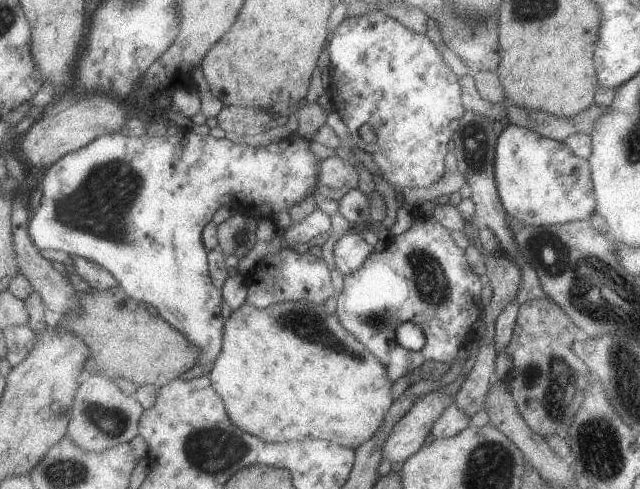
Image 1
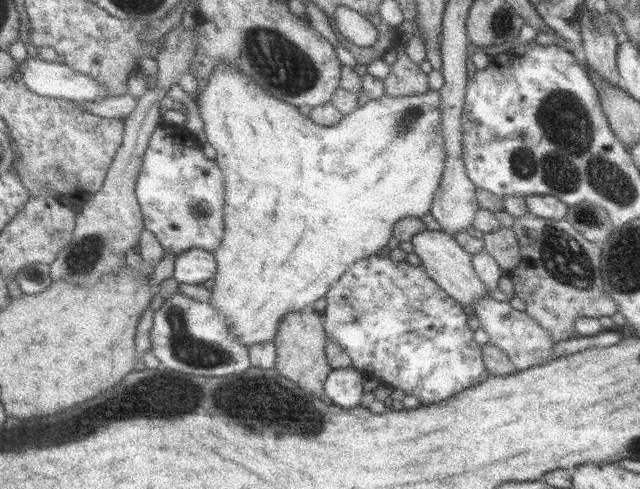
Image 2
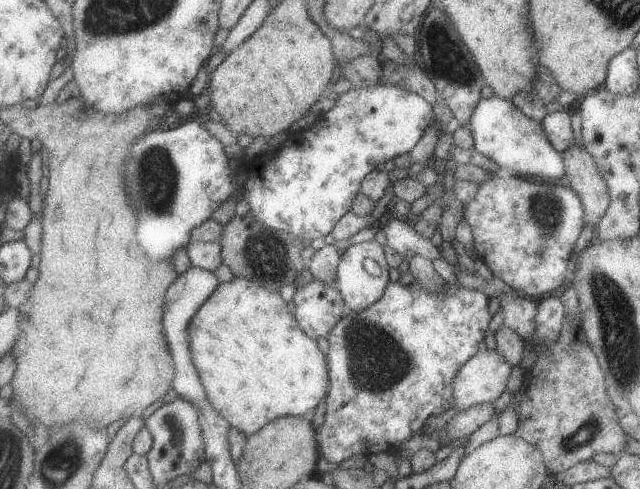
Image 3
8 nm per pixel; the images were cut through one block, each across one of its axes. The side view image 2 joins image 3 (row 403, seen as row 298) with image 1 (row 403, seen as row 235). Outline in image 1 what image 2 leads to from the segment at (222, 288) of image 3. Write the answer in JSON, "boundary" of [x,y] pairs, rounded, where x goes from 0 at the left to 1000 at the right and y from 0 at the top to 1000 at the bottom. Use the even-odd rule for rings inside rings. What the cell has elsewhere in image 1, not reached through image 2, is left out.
{"boundary":[[[384,613],[377,630],[363,636],[361,644],[352,656],[350,667],[350,718],[339,734],[339,740],[327,761],[333,793],[344,804],[358,855],[373,873],[383,877],[383,883],[397,888],[420,906],[444,906],[452,902],[475,902],[477,898],[511,898],[513,902],[545,912],[545,916],[561,916],[583,892],[589,888],[595,867],[602,863],[608,836],[614,830],[614,777],[608,773],[606,753],[583,724],[569,699],[564,699],[558,687],[533,663],[525,636],[514,638],[505,622],[489,622],[480,613],[470,618],[441,618],[420,630],[406,632],[402,624],[392,622]]]}

